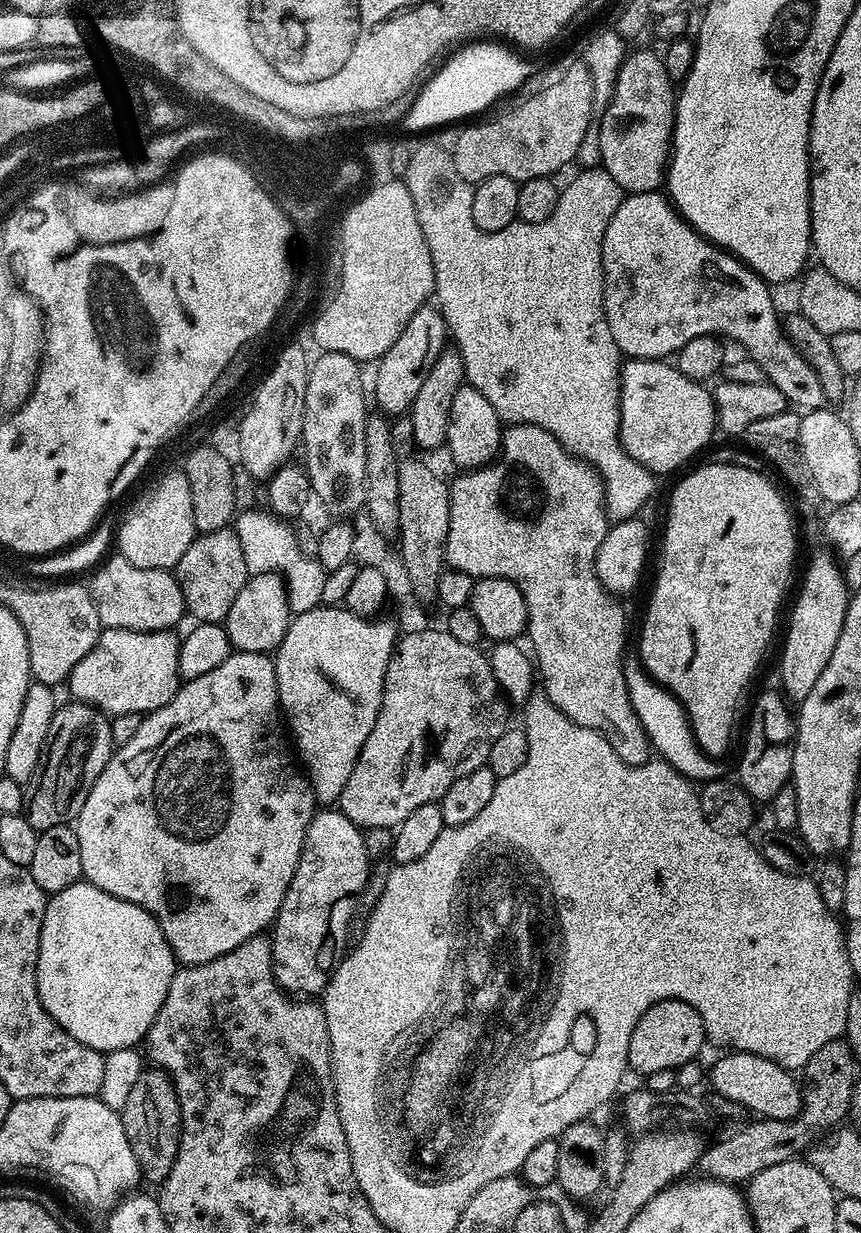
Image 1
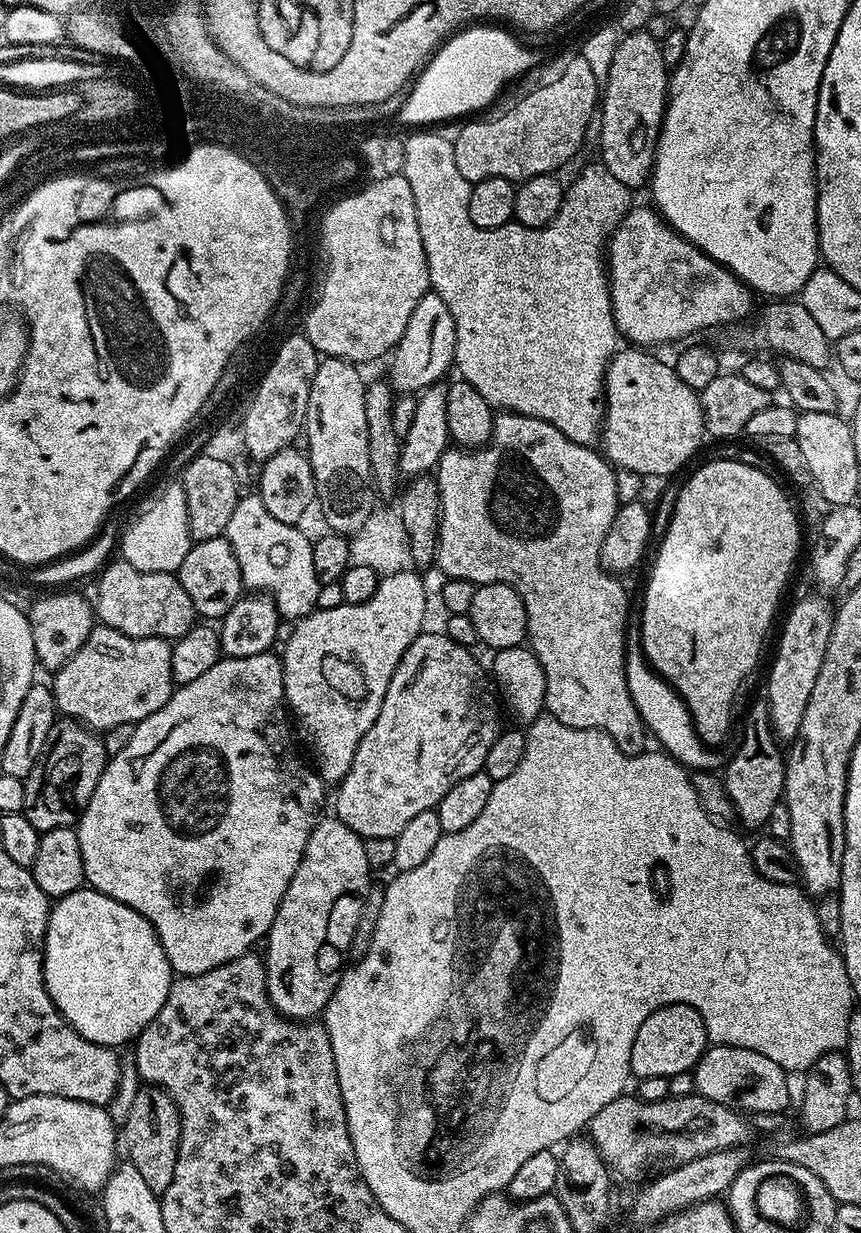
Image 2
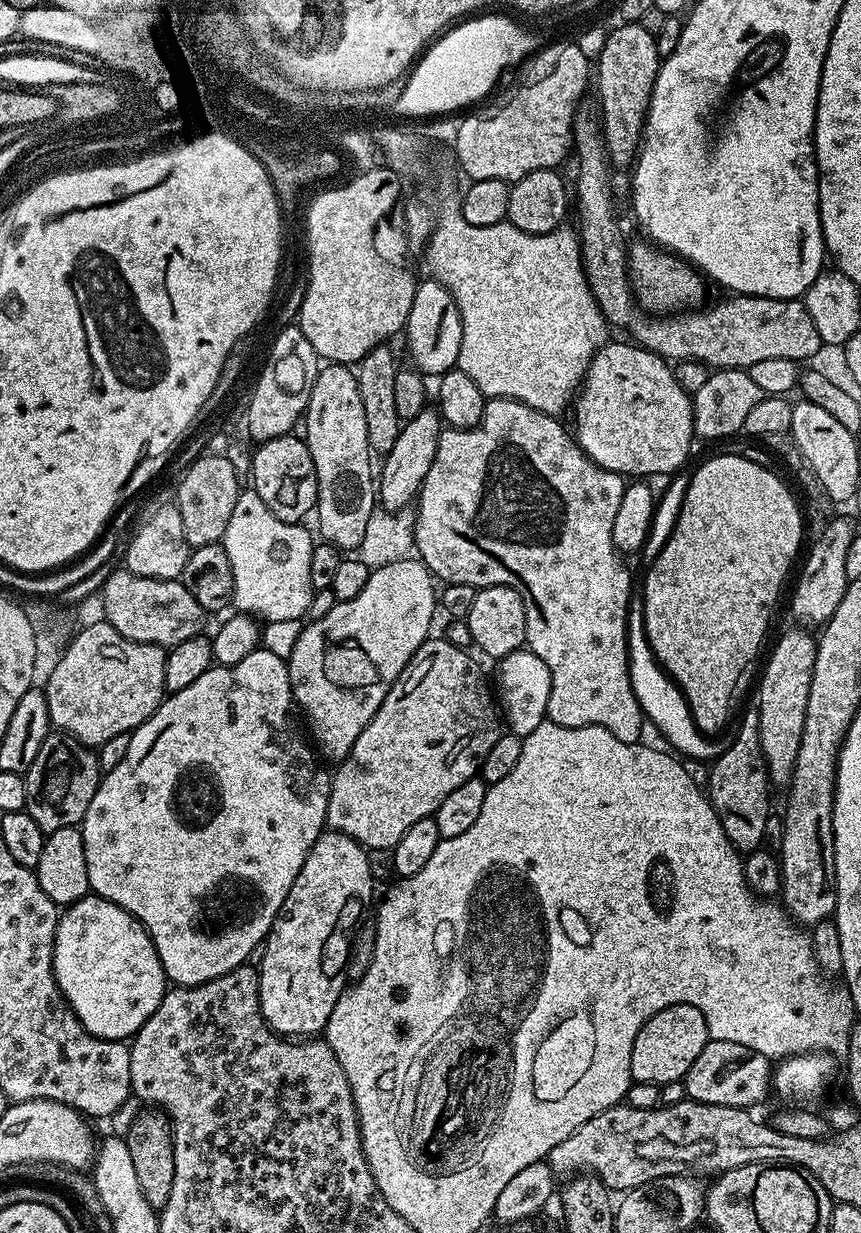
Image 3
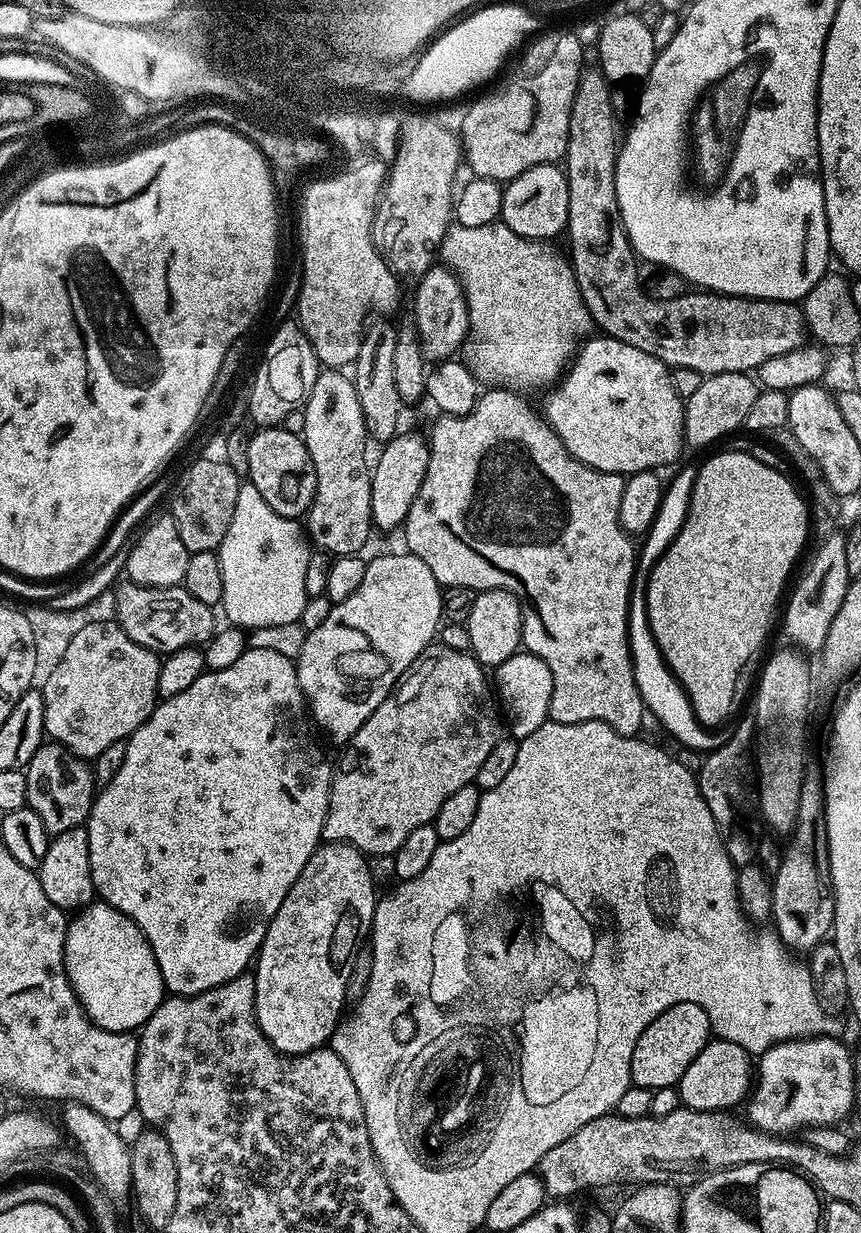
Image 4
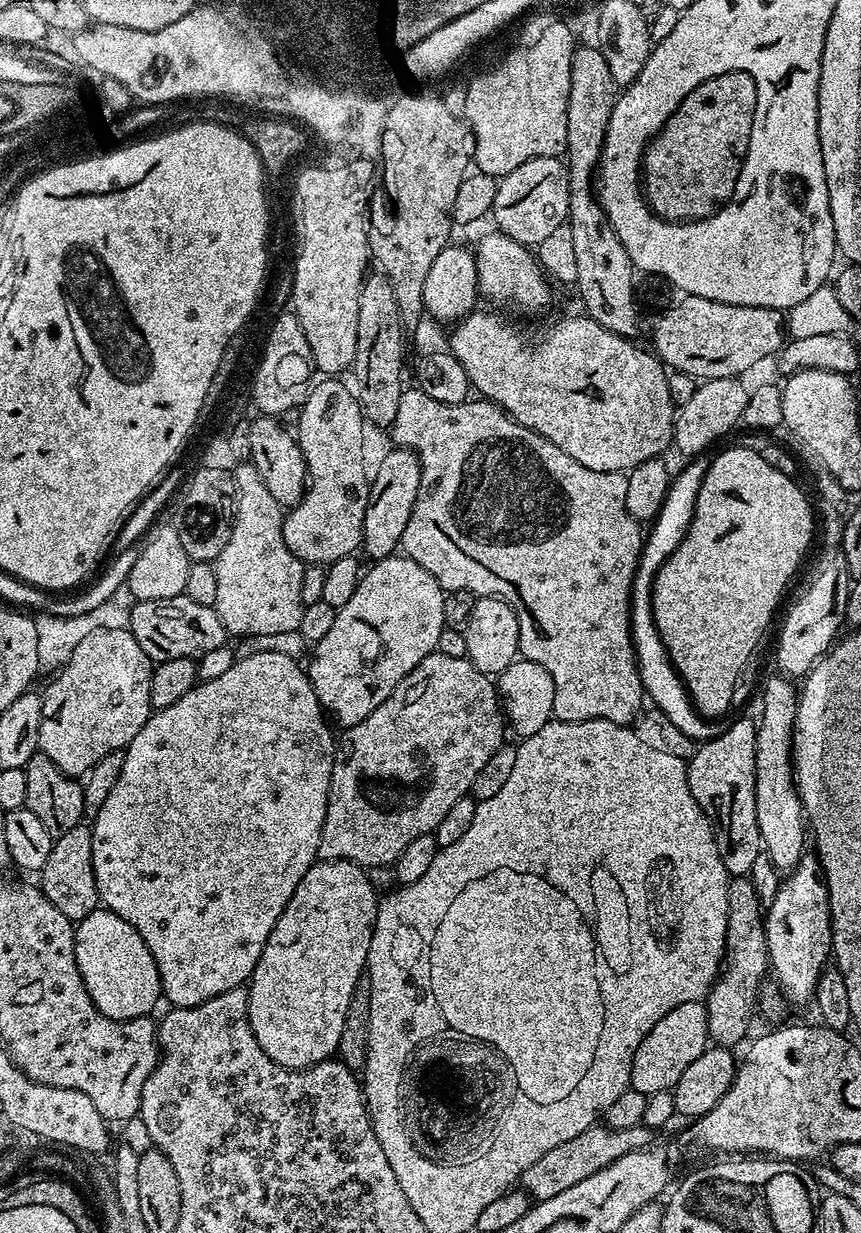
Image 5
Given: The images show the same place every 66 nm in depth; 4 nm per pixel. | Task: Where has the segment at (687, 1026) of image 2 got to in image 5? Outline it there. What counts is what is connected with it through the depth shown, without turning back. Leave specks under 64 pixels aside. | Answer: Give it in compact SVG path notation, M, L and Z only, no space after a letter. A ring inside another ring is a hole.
M698 1000L674 1006L674 1010L658 1018L658 1022L654 1022L654 1030L650 1030L646 1038L638 1042L630 1066L630 1087L644 1096L658 1094L658 1090L671 1092L678 1078L682 1078L686 1066L690 1066L690 1062L694 1062L694 1058L701 1056L709 1046L707 1007Z

